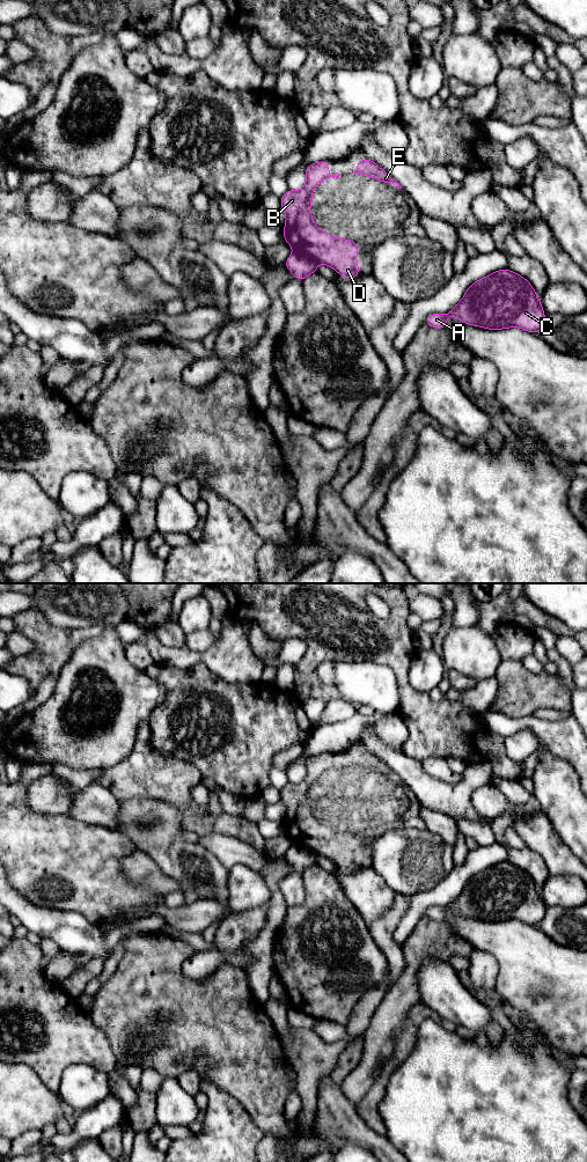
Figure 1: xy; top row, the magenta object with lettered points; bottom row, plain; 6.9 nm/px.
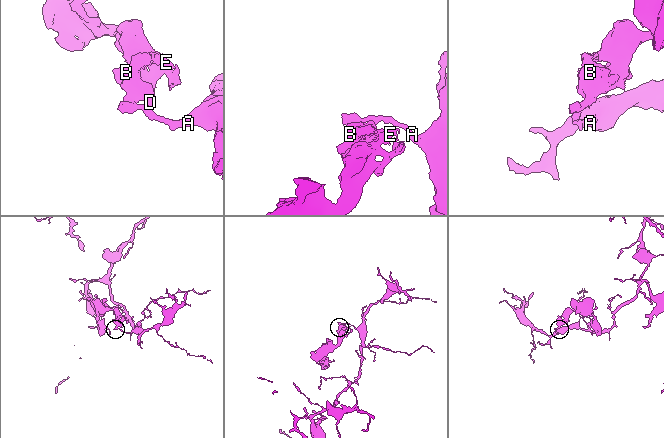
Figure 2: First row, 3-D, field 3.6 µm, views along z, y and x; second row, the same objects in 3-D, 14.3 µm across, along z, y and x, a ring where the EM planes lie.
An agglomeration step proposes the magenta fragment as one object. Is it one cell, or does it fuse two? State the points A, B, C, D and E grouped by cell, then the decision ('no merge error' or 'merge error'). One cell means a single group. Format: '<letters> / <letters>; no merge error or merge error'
A C / B D E; merge error

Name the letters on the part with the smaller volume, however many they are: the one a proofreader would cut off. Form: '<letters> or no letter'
B, D, E

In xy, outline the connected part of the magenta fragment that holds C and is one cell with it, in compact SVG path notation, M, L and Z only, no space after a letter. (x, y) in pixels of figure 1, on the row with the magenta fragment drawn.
M502 269L475 281L469 286L462 300L447 314L430 314L425 323L435 329L445 329L447 318L456 317L464 324L489 330L520 328L538 333L545 321L545 312L534 287L522 275Z

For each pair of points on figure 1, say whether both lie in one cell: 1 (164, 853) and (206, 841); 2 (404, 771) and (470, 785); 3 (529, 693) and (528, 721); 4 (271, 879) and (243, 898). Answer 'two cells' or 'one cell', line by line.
1: two cells
2: one cell
3: two cells
4: two cells

